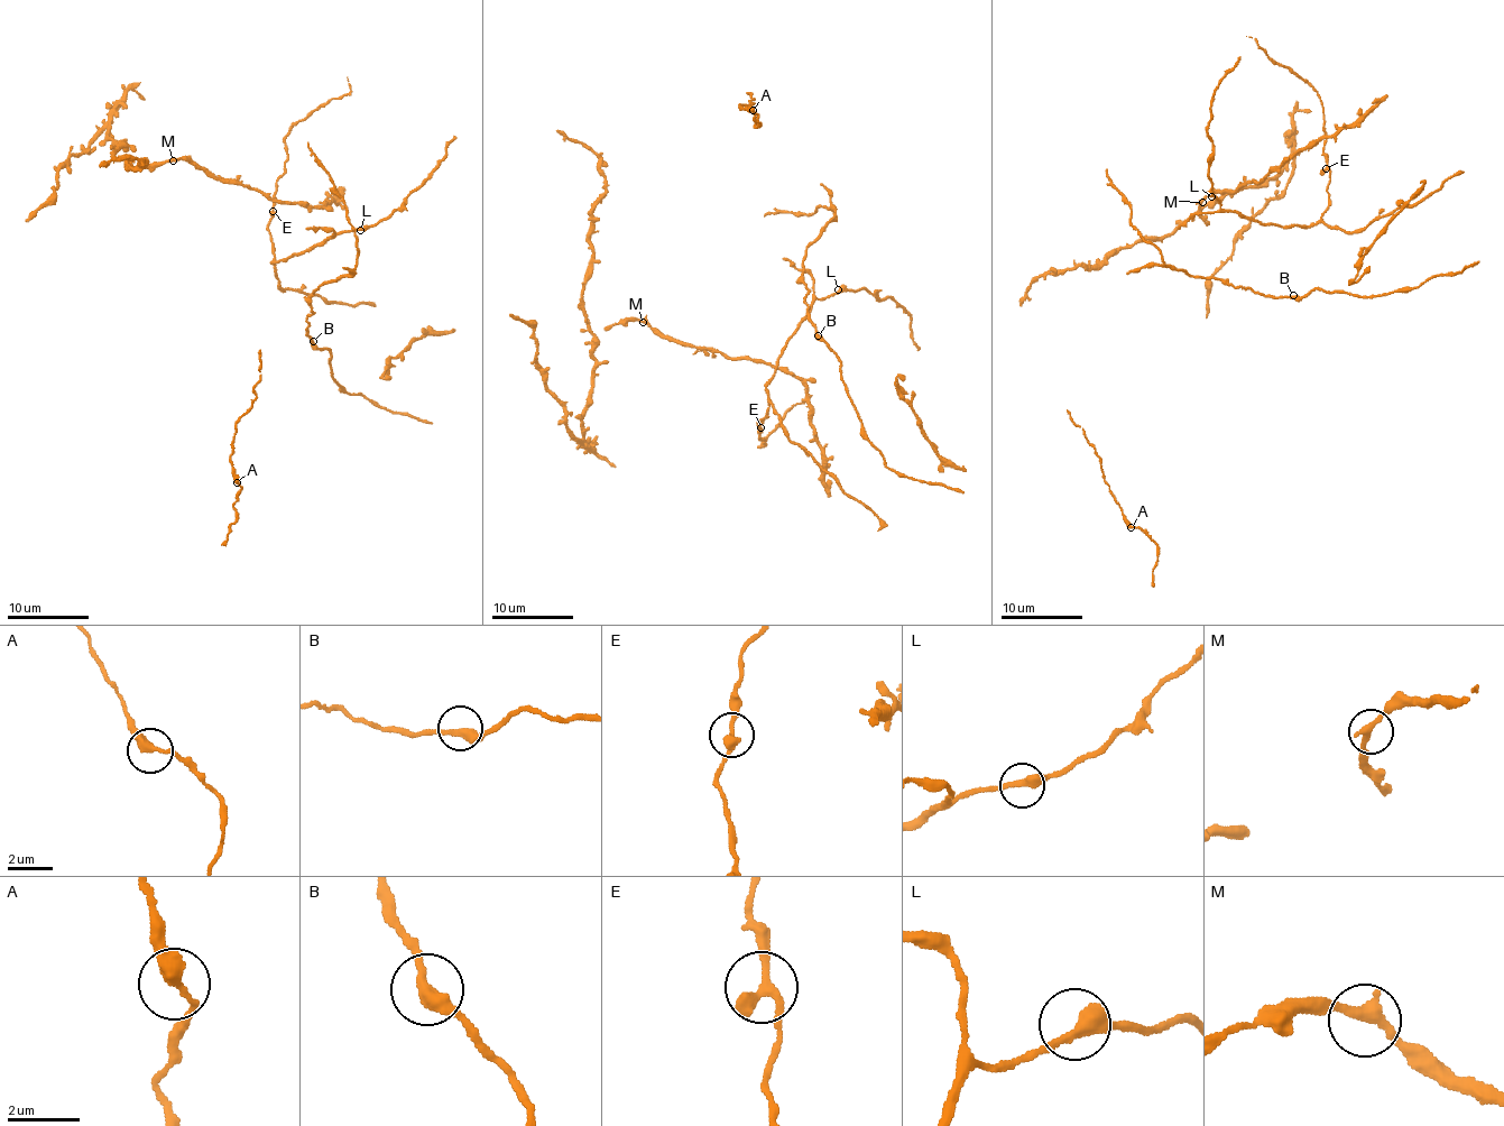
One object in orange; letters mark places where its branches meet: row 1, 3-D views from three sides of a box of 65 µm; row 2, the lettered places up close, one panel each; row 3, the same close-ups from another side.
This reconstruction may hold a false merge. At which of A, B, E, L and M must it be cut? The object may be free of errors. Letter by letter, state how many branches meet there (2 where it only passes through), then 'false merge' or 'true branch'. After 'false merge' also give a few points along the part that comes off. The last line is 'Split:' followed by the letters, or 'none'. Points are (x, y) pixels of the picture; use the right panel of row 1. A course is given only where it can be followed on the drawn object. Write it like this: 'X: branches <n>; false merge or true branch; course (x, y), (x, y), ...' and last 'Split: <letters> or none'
A: branches 2; true branch
B: branches 2; true branch
E: branches 2; true branch
L: branches 2; true branch
M: branches 2; true branch
Split: none

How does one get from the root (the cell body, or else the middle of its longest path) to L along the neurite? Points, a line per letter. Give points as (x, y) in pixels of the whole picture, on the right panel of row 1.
L: (1329, 176), (1328, 209), (1308, 225), (1262, 223), (1223, 209), (1211, 196)

